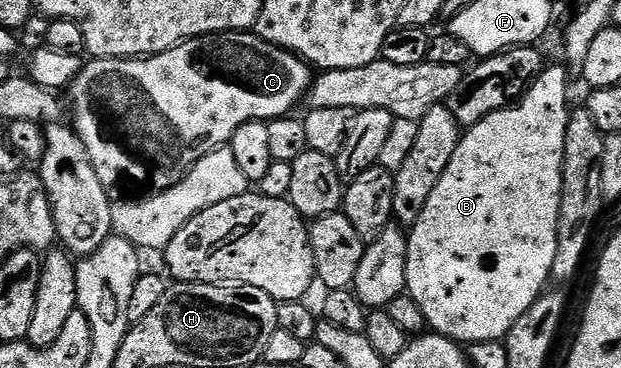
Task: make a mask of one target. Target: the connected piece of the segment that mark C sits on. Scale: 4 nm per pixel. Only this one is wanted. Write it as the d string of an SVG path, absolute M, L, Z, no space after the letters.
M226 31L223 35L202 35L199 39L189 39L164 53L148 55L141 59L95 59L83 62L82 72L78 74L68 88L70 103L74 106L72 126L75 134L84 145L88 157L92 161L92 169L96 169L96 177L111 196L122 201L141 201L151 195L159 195L161 191L172 189L190 169L208 153L219 151L227 146L230 138L240 129L240 125L250 123L254 119L269 121L280 119L291 114L290 111L298 102L307 98L308 92L316 78L309 63L299 55L293 55L288 49L278 47L274 43L264 41L256 33L250 31Z

